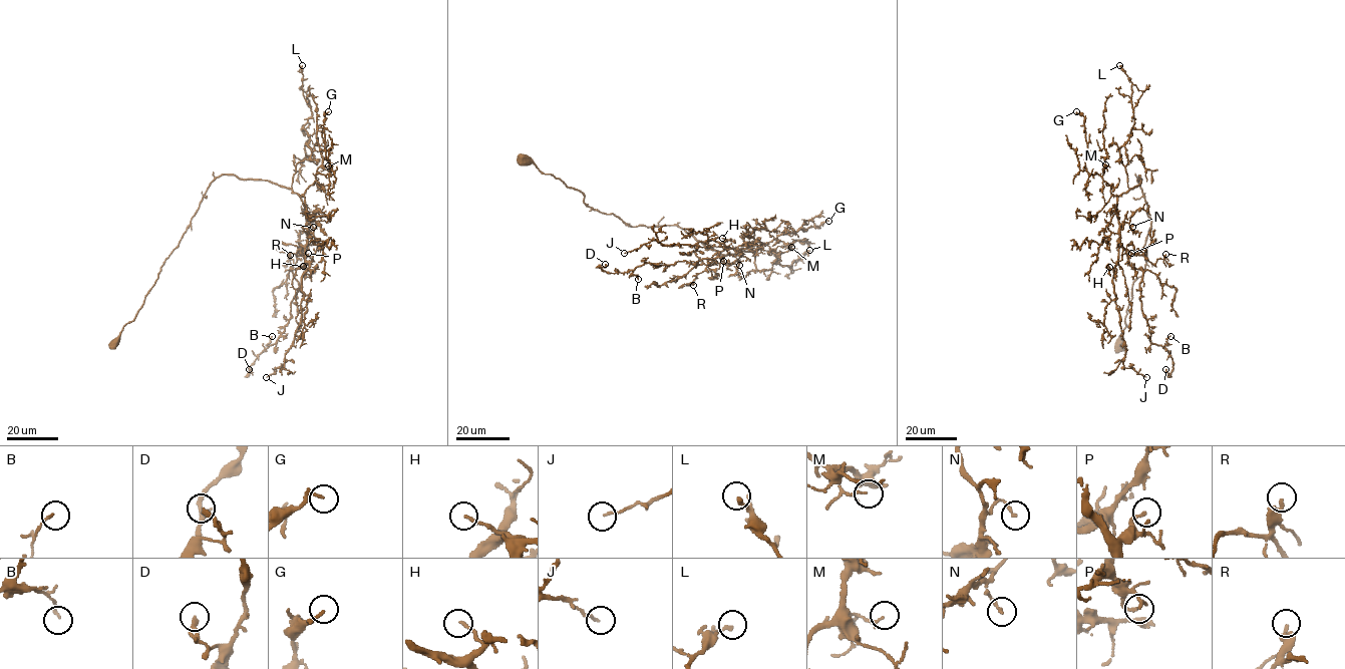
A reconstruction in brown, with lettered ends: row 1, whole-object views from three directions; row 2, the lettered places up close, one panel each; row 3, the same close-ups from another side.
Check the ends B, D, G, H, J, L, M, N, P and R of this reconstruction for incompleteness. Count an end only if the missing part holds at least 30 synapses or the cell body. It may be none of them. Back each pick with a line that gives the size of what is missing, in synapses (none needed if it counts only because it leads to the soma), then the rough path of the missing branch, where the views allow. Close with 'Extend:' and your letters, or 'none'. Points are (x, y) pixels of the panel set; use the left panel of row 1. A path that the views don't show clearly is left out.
Extend: none

